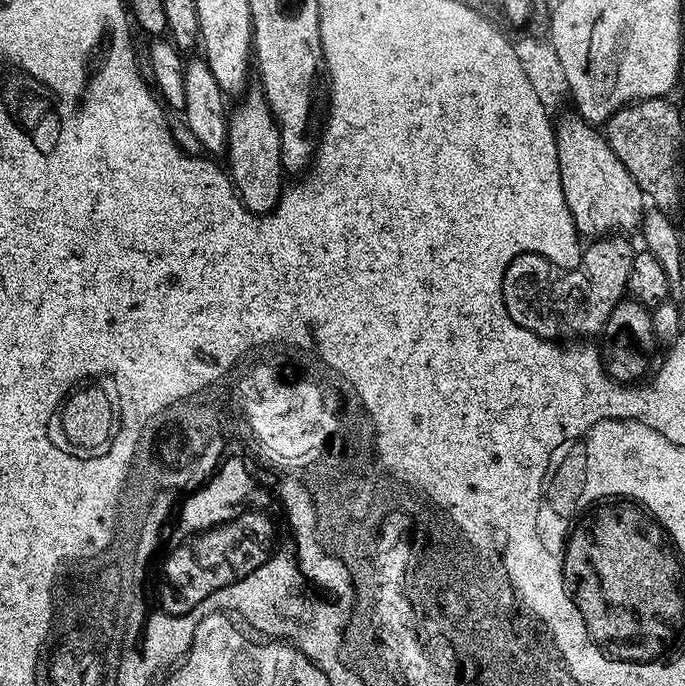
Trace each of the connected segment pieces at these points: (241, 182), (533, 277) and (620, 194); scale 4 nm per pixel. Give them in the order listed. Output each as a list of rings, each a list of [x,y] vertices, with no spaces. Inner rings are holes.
[[[245,91],[240,102],[236,109],[231,109],[228,121],[226,171],[245,208],[257,214],[271,214],[275,212],[276,203],[286,187],[286,173],[280,157],[278,126],[263,91]]]
[[[529,252],[518,258],[510,266],[506,266],[506,274],[502,282],[502,294],[506,310],[526,330],[535,336],[553,342],[561,338],[592,338],[597,335],[594,326],[592,306],[587,301],[590,285],[584,267],[571,270],[551,268],[549,257]],[[536,268],[540,268],[536,272]],[[568,336],[568,337],[560,337]]]
[[[571,114],[564,121],[555,125],[556,130],[556,149],[558,150],[558,170],[562,178],[562,190],[566,198],[566,206],[570,210],[570,214],[576,223],[576,230],[584,238],[603,238],[613,234],[628,234],[631,233],[631,228],[639,229],[644,219],[646,211],[646,197],[644,191],[638,186],[638,182],[634,182],[634,178],[630,178],[630,170],[626,170],[626,166],[622,166],[622,162],[618,162],[618,154],[614,154],[612,147],[608,145],[608,140],[604,136],[603,131],[597,125],[588,123],[583,116],[579,114]]]

